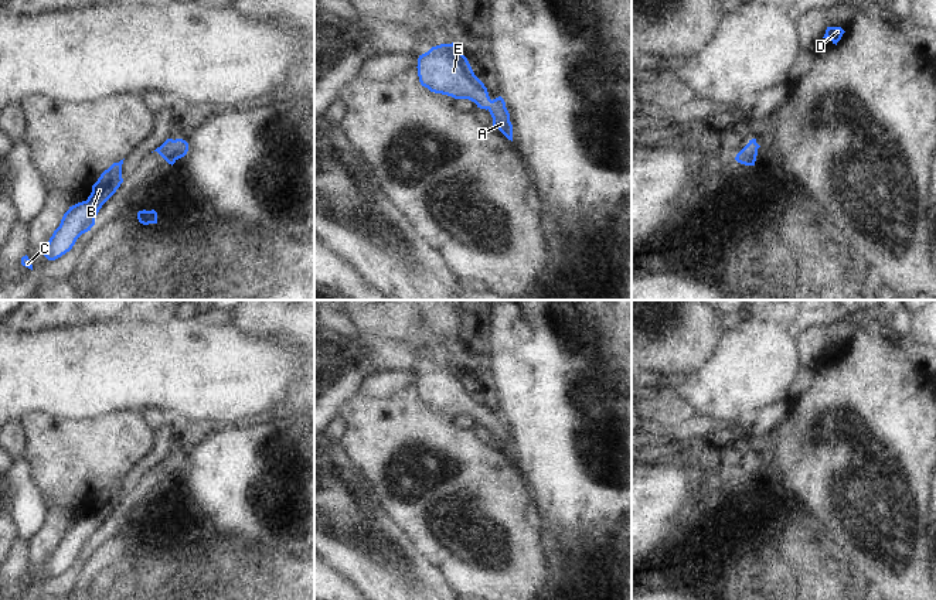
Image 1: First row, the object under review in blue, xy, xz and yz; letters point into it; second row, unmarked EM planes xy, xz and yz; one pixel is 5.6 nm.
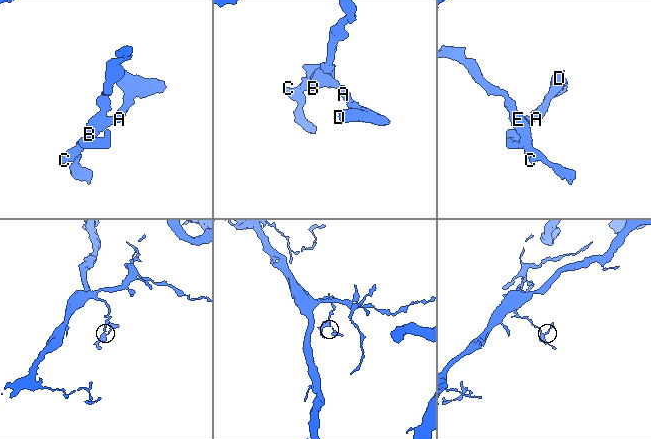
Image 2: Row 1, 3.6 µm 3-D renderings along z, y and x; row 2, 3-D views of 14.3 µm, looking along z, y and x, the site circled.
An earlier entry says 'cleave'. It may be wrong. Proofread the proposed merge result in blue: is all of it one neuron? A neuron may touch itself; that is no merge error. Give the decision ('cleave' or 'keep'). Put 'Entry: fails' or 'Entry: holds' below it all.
keep
Entry: fails

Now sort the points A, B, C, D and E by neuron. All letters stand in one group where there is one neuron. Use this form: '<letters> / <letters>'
A B C D E

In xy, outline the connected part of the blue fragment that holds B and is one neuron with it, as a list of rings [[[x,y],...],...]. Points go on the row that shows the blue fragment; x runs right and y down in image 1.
[[[113,163],[92,185],[86,201],[78,202],[64,214],[59,226],[54,231],[42,253],[48,260],[55,260],[69,252],[76,239],[91,231],[102,205],[116,192],[123,183],[122,164]]]

